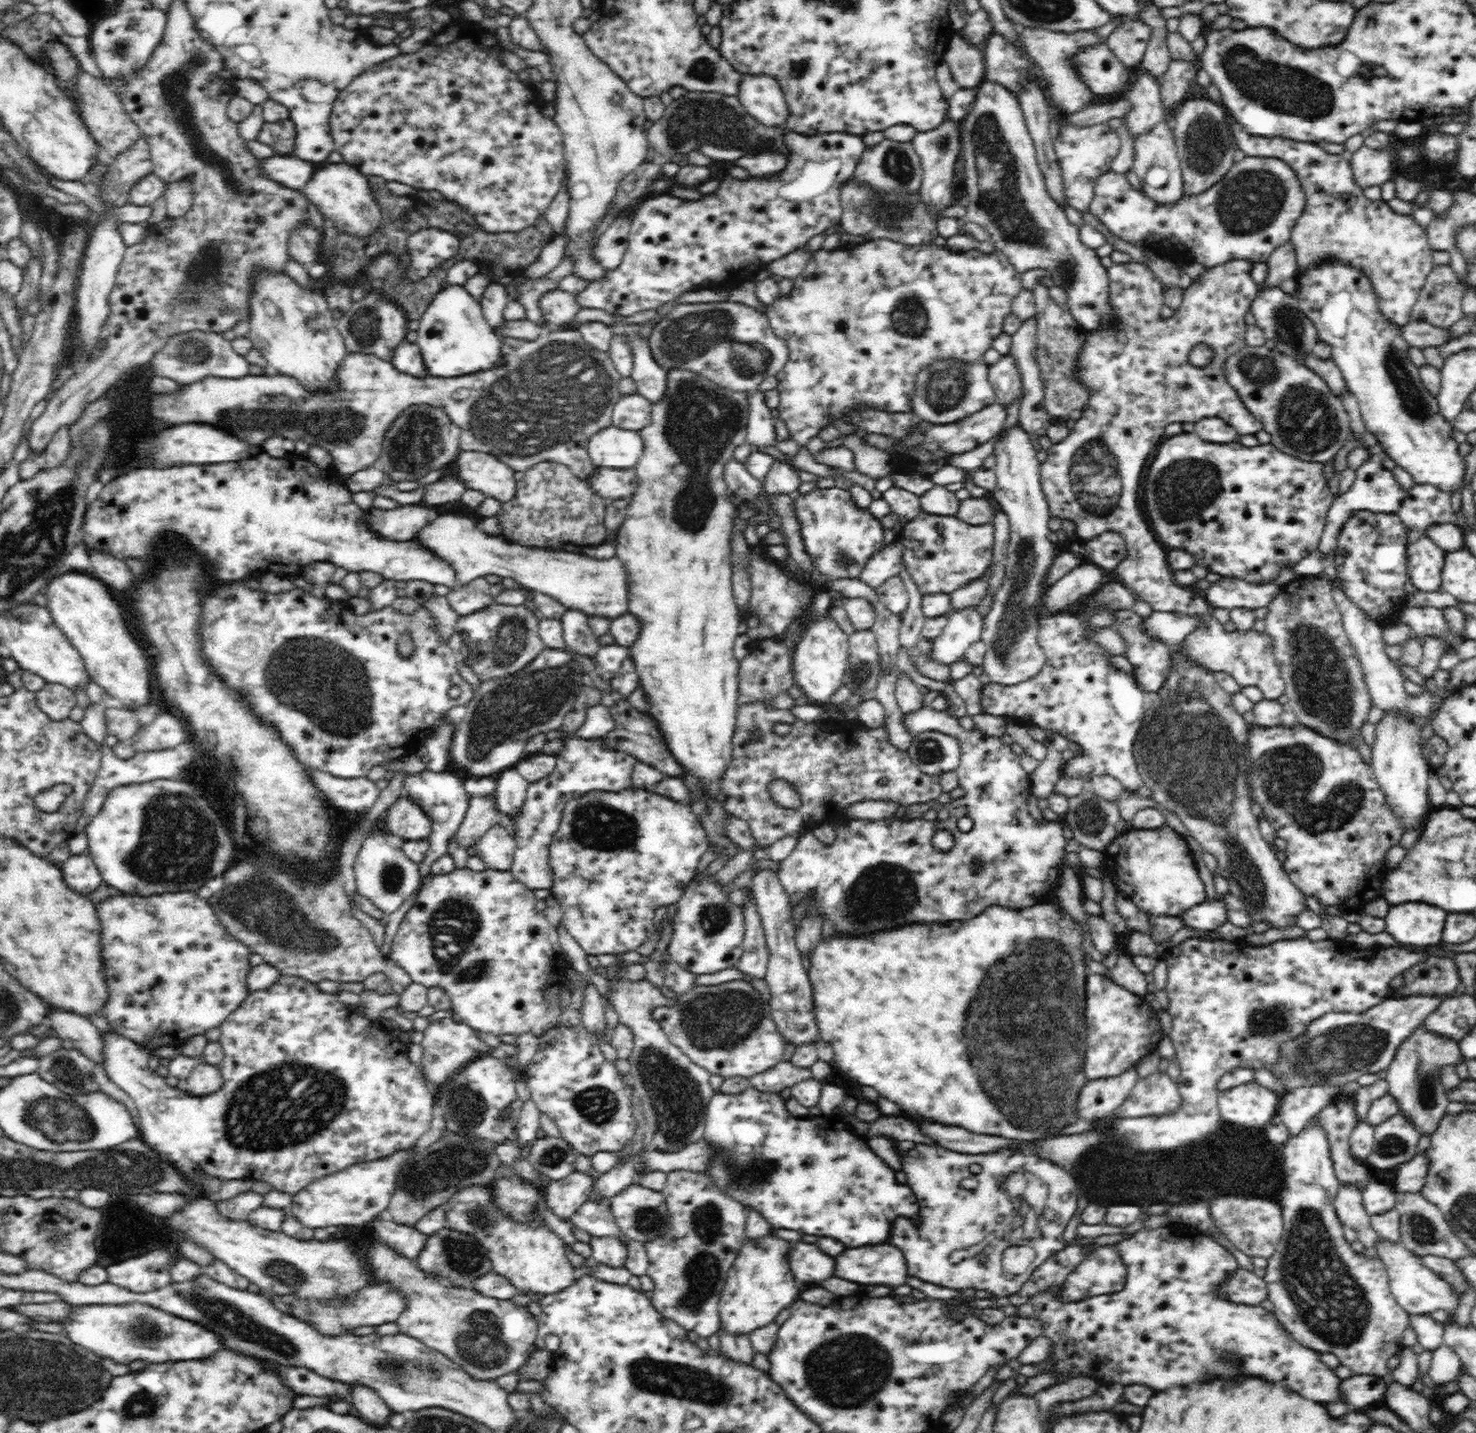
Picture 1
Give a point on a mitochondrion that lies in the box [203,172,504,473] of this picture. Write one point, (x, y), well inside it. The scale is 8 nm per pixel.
(341, 425)

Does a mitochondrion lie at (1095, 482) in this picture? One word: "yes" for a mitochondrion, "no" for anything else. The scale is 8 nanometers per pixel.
yes

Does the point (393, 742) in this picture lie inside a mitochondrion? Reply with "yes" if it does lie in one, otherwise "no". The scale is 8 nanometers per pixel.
no

